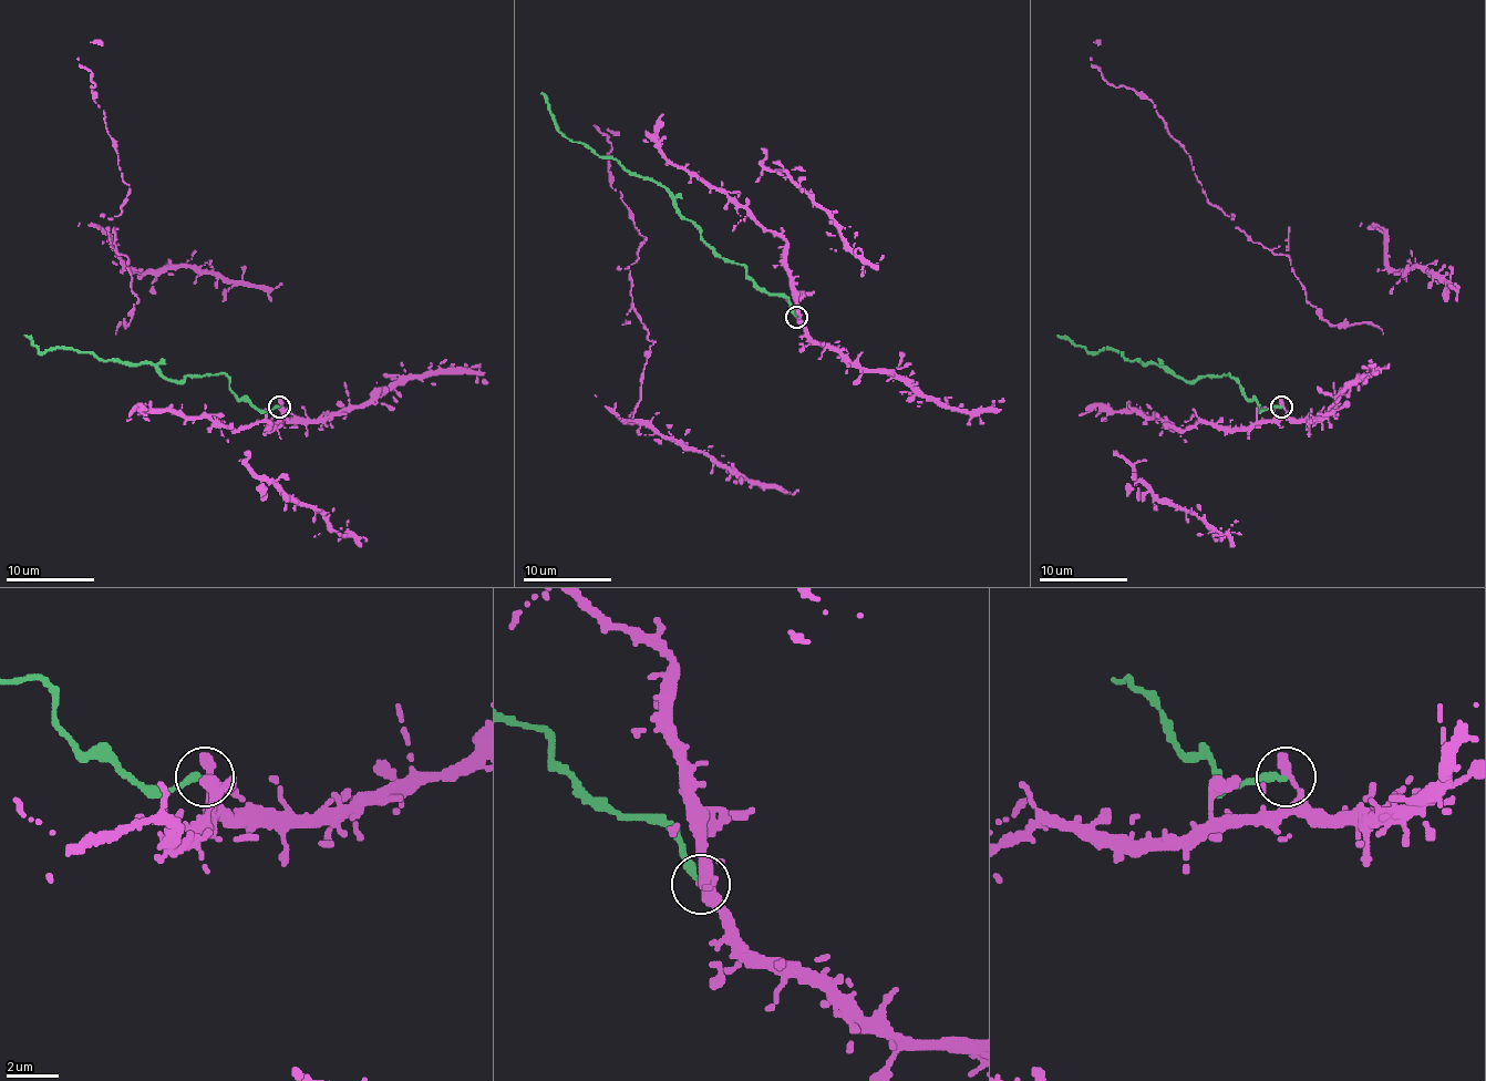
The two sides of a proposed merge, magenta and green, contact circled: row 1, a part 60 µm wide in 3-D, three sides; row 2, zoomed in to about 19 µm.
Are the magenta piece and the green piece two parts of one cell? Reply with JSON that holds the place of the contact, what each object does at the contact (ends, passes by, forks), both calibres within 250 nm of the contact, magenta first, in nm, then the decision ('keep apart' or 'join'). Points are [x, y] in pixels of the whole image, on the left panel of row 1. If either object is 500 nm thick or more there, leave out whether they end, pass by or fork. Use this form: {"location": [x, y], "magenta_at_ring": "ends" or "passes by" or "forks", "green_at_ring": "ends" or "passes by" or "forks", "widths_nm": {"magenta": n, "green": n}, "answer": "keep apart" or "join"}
{"location": [279, 407], "magenta_at_ring": "ends", "green_at_ring": "ends", "widths_nm": {"magenta": 440, "green": 280}, "answer": "keep apart"}

